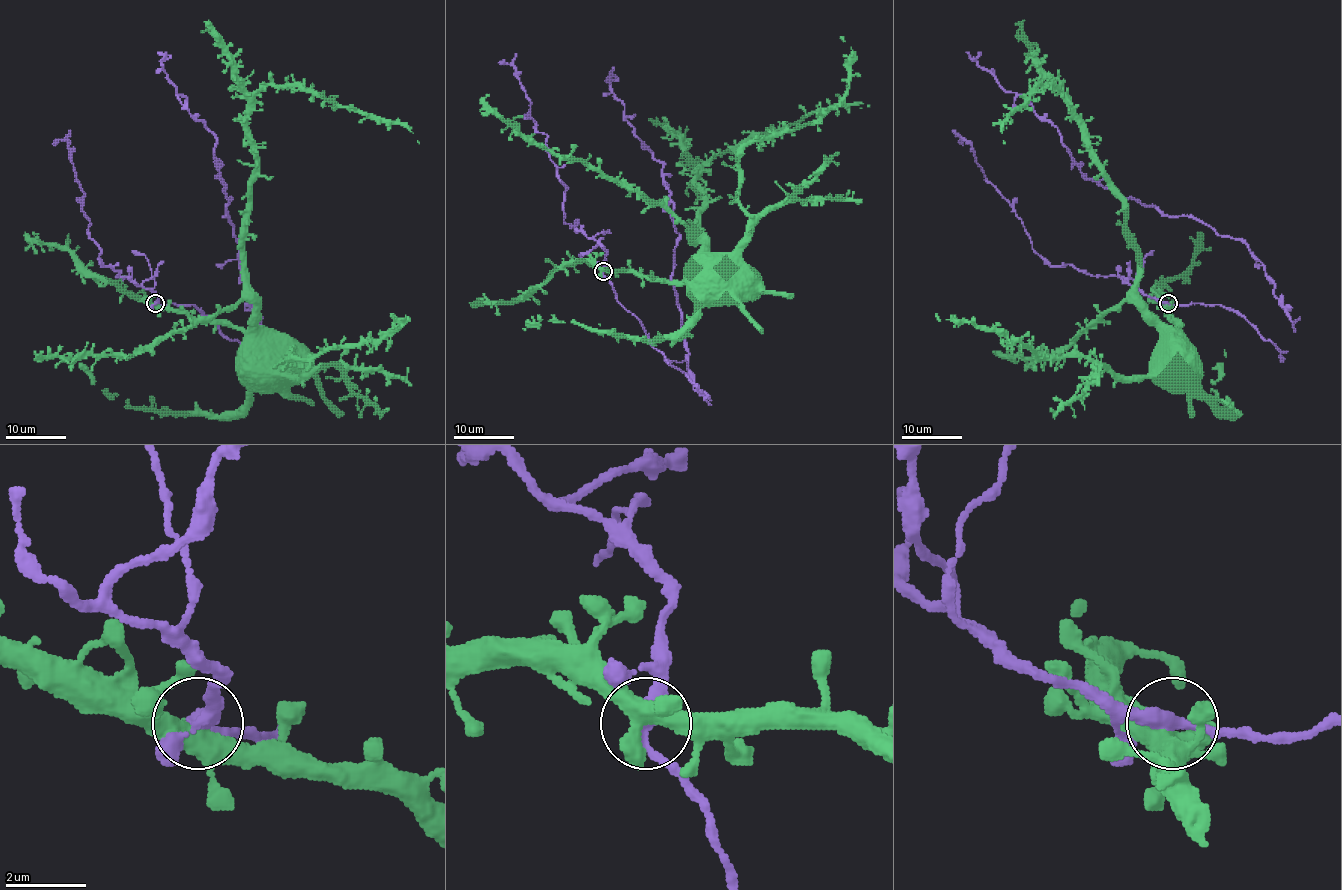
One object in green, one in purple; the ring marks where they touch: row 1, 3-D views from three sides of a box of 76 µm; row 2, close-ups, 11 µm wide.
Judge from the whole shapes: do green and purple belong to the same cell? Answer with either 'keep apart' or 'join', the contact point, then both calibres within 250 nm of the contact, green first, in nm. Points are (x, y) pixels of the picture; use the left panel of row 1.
join; at (155, 303); 440 nm thick on the green side, 360 nm on the other

